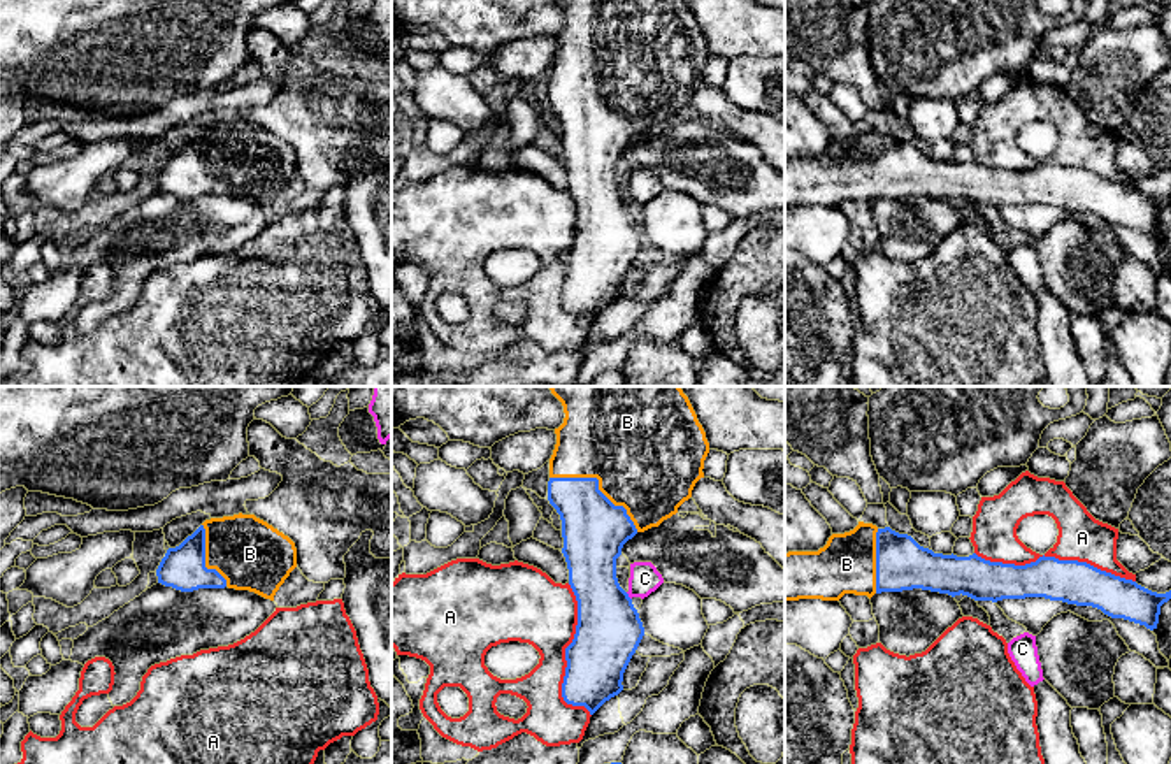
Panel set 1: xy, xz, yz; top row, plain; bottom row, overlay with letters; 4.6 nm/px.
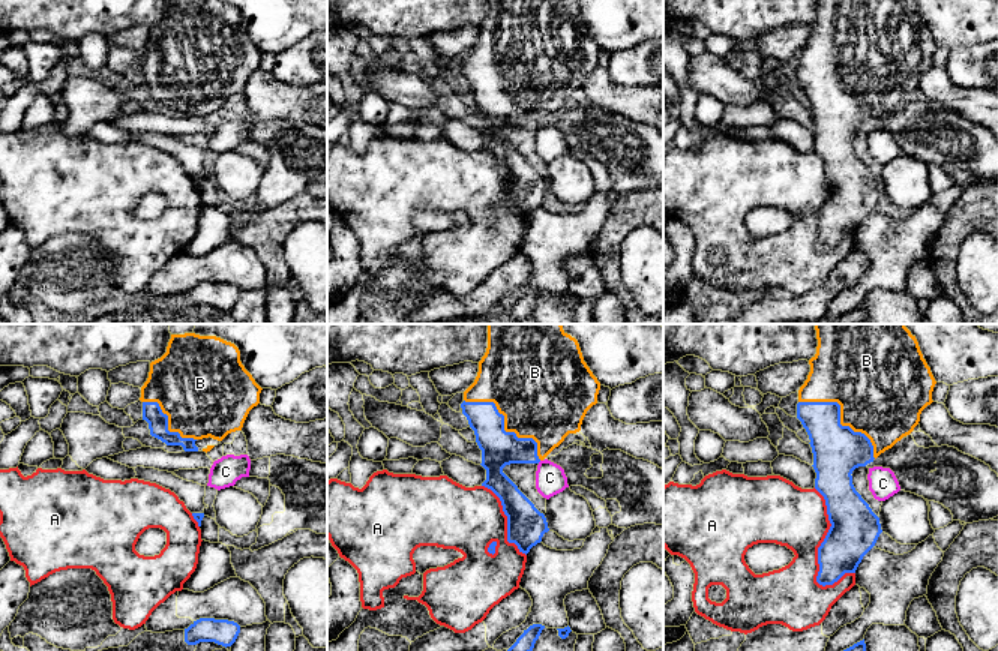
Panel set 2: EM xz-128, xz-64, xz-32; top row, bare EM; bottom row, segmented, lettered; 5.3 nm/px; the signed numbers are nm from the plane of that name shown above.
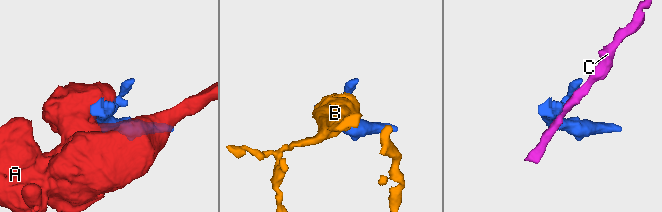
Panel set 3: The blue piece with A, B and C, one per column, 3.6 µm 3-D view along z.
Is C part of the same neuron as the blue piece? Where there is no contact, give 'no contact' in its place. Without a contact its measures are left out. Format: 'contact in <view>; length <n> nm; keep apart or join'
contact in xz; length 50 nm; keep apart

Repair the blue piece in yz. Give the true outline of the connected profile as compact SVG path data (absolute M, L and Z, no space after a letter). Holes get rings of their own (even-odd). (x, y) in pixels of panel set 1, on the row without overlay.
M873 130L832 141L818 158L785 160L785 207L839 207L844 200L867 202L902 197L967 202L974 207L1045 204L1092 213L1153 237L1160 213L1171 205L1132 186L1087 169L1039 163L1025 172L934 160L911 142Z

